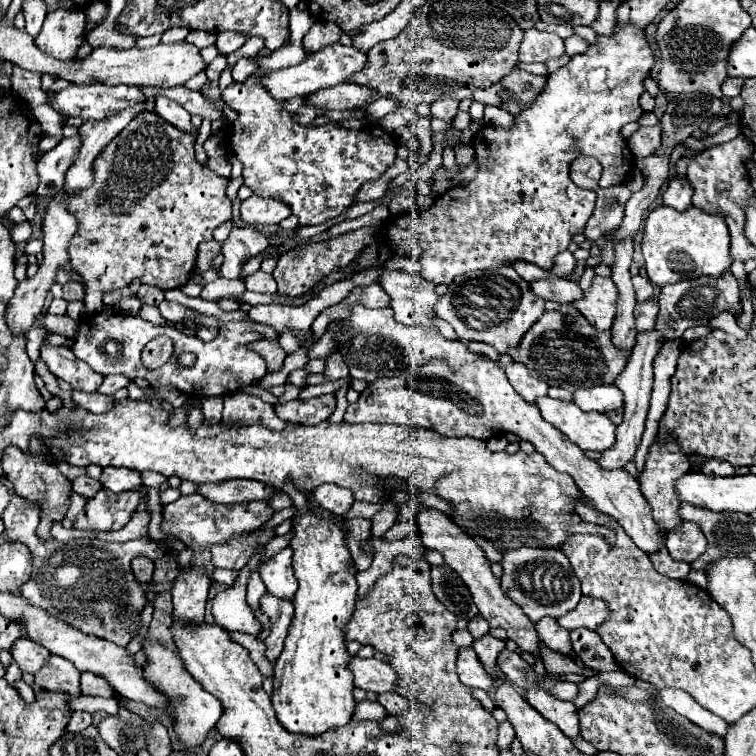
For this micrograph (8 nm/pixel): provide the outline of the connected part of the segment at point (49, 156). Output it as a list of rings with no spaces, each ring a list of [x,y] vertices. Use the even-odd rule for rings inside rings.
[[[78,134],[72,138],[64,138],[54,150],[46,152],[40,158],[40,184],[36,190],[38,196],[54,196],[62,188],[66,168],[70,168],[70,160],[74,160],[74,156],[78,156]]]

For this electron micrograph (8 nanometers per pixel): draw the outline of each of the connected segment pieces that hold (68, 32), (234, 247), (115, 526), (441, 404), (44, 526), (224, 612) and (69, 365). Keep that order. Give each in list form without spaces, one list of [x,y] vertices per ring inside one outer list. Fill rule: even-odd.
[[[82,10],[48,12],[40,34],[34,38],[34,44],[42,52],[62,62],[74,60],[78,46],[84,40],[84,24],[86,20]]]
[[[232,226],[230,236],[222,242],[224,262],[220,274],[224,278],[238,278],[242,266],[270,246],[268,238],[254,226]]]
[[[102,488],[94,498],[86,500],[84,510],[74,520],[74,528],[92,532],[120,530],[124,528],[124,522],[130,520],[138,502],[144,498],[146,498],[146,488],[126,490],[118,494]]]
[[[478,356],[478,360],[456,370],[444,360],[430,360],[430,364],[424,364],[422,368],[408,368],[406,378],[378,378],[368,384],[356,404],[348,406],[344,422],[422,426],[444,436],[472,436],[482,440],[500,436],[502,432],[514,432],[518,438],[528,440],[552,468],[570,474],[580,492],[602,514],[612,516],[640,550],[654,554],[664,546],[660,538],[662,528],[654,524],[652,508],[642,496],[638,480],[626,470],[604,470],[594,460],[588,460],[562,432],[542,420],[534,404],[528,404],[516,394],[500,364],[492,362],[488,356]]]
[[[36,438],[30,444],[30,454],[28,456],[18,448],[12,448],[12,446],[6,448],[4,458],[2,458],[2,468],[4,468],[4,476],[12,482],[14,492],[20,498],[28,500],[28,504],[34,504],[34,508],[40,510],[40,524],[38,524],[40,540],[52,540],[50,528],[52,528],[54,522],[62,522],[62,518],[66,516],[66,510],[70,506],[72,484],[60,474],[56,464],[52,464],[44,446]]]
[[[260,554],[254,556],[248,568],[238,572],[238,578],[230,588],[226,588],[224,592],[218,592],[212,598],[214,622],[222,626],[226,632],[244,632],[256,638],[262,632],[262,624],[254,618],[250,606],[246,604],[246,578],[256,568],[258,560],[260,560]]]
[[[44,342],[40,348],[40,356],[48,364],[50,372],[56,378],[68,382],[72,386],[72,390],[96,392],[104,380],[104,376],[100,376],[98,372],[88,368],[82,360],[78,360],[70,352],[70,348],[56,348],[56,346],[50,346],[48,342]]]

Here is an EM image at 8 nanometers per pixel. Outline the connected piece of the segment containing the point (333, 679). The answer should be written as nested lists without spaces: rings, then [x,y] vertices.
[[[308,510],[292,520],[292,530],[294,530],[294,536],[290,540],[290,548],[294,550],[294,572],[300,586],[292,600],[296,612],[288,628],[288,636],[284,640],[284,650],[274,664],[272,706],[276,710],[278,722],[288,732],[304,734],[304,736],[320,736],[328,730],[346,726],[356,706],[352,696],[354,676],[346,668],[350,654],[346,652],[346,640],[344,640],[342,628],[346,626],[346,622],[354,612],[358,584],[356,584],[356,570],[352,566],[352,558],[344,542],[344,532],[330,516],[322,516]]]

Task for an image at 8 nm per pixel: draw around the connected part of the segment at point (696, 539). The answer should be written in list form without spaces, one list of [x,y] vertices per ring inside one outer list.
[[[682,520],[682,528],[666,534],[666,548],[674,560],[694,562],[706,550],[706,538],[696,524]]]

